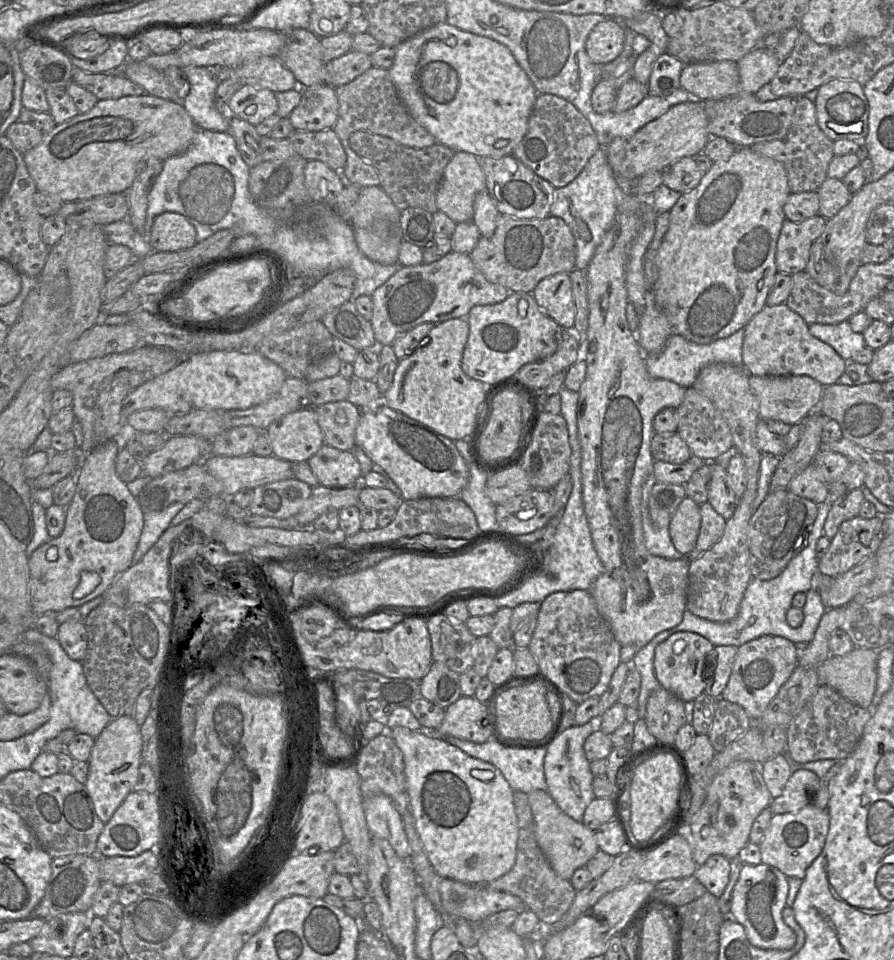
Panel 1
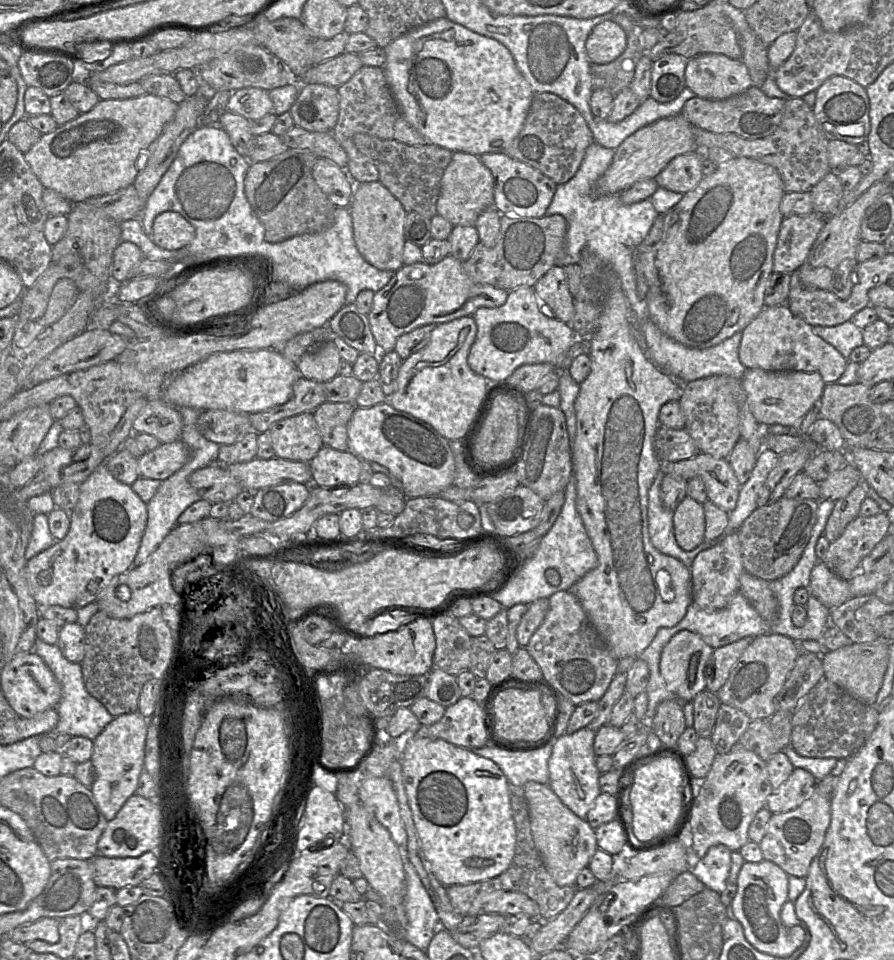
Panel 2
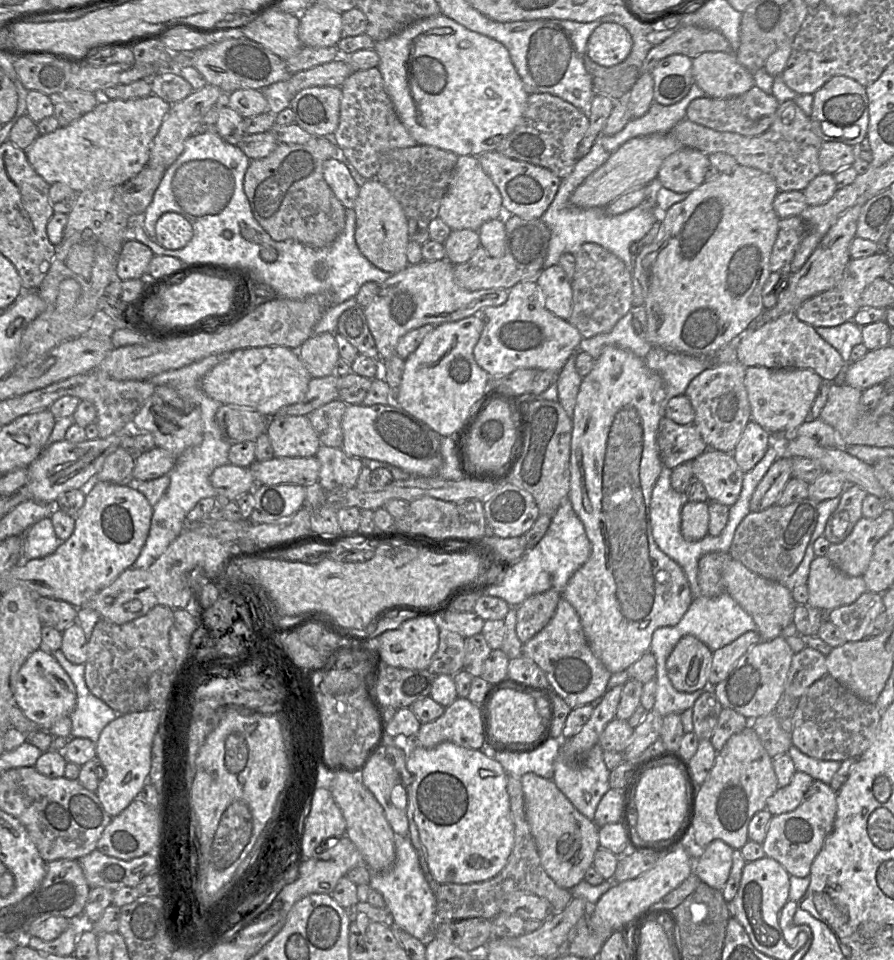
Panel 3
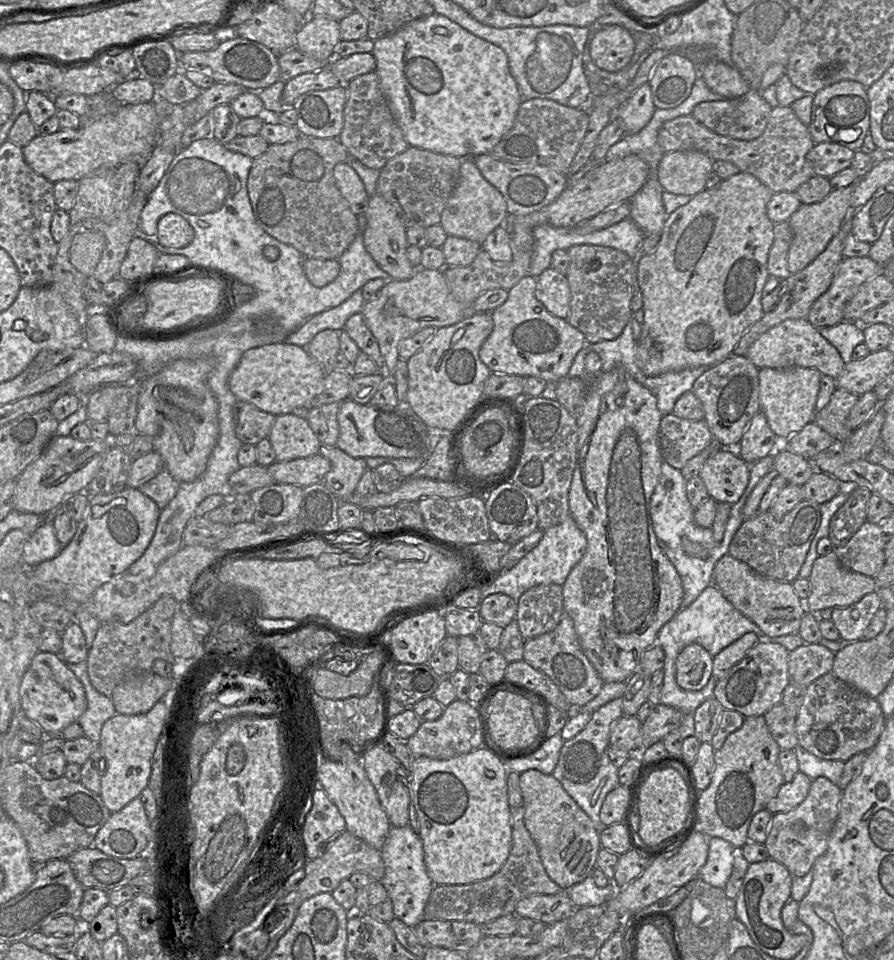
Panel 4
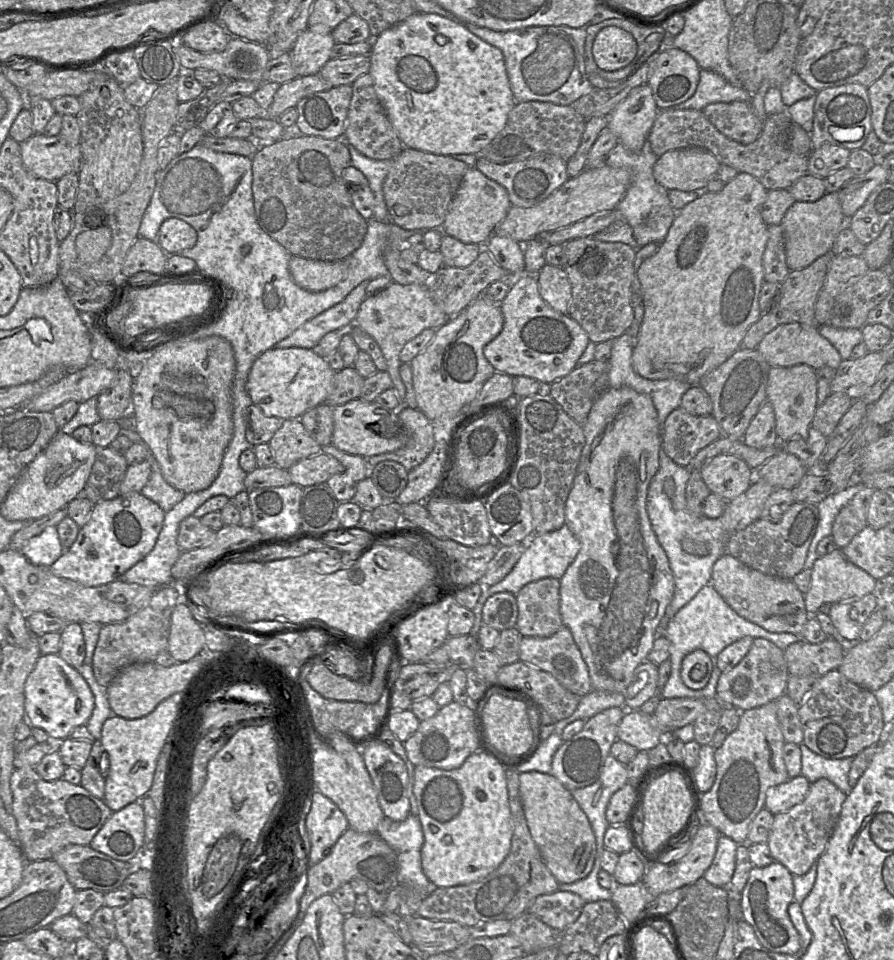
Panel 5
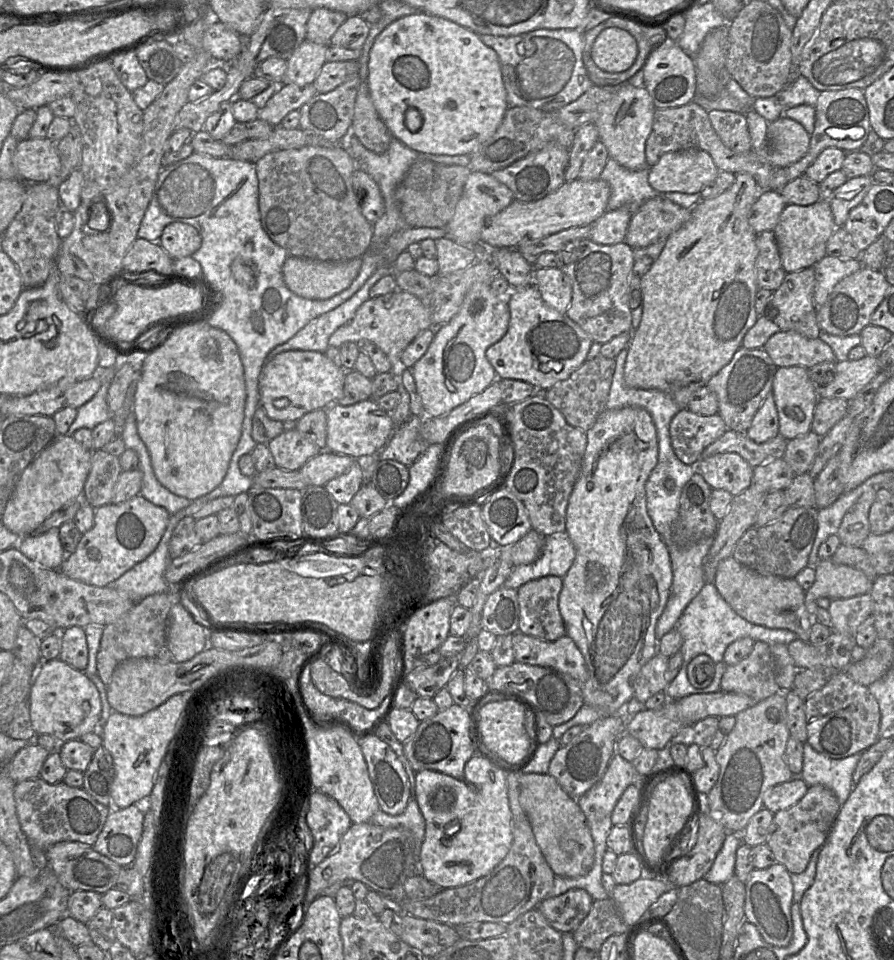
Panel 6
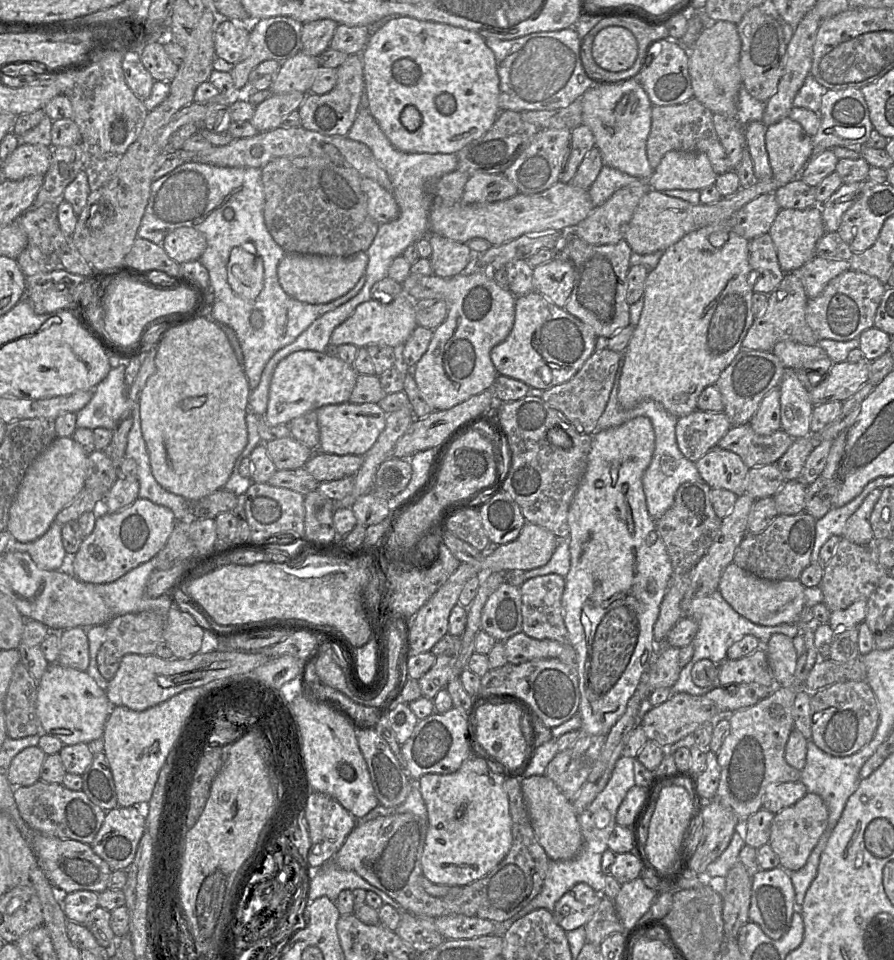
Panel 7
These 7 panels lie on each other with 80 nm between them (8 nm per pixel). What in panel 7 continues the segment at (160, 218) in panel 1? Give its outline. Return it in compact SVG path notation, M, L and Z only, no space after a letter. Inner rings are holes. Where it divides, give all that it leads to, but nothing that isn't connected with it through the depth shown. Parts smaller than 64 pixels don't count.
M180 227L173 230L162 243L168 257L178 264L199 260L206 245L205 236L192 227Z

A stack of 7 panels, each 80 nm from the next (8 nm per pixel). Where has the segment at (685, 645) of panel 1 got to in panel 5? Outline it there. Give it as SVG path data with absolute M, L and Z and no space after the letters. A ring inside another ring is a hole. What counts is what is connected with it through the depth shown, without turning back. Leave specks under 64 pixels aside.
M703 650L688 653L681 662L680 677L692 690L701 690L709 682L714 660Z

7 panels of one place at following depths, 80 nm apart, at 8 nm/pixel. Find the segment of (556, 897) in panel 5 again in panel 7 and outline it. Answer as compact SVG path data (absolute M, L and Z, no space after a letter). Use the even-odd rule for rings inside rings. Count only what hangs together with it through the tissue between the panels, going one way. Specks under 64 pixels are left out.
M578 883L556 902L552 911L554 920L565 932L584 927L595 913L601 897L589 885Z

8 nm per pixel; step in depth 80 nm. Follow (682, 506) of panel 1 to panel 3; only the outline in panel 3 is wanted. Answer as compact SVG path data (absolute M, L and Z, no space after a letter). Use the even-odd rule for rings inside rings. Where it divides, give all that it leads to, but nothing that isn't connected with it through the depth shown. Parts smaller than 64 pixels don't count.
M687 501L681 510L681 534L688 542L699 541L708 534L708 502Z

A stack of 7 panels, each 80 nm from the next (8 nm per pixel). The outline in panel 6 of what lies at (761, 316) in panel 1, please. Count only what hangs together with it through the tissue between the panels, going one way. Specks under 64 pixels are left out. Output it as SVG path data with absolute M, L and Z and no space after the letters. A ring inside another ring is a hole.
M794 331L773 334L765 343L763 349L777 367L802 366L808 369L822 362L838 362L831 347L819 337L809 339Z

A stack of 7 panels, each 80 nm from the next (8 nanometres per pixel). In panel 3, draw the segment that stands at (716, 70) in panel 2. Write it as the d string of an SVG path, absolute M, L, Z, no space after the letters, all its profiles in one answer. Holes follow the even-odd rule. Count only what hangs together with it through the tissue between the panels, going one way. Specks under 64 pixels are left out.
M705 52L692 59L693 83L710 98L730 98L749 91L753 74L736 59L735 53Z

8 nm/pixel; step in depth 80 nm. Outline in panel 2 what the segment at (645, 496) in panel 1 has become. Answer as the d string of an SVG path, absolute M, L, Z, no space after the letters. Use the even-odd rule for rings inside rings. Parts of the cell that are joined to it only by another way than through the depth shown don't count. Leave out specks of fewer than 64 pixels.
M660 470L648 492L648 531L652 544L661 553L681 561L689 569L693 560L703 550L709 549L717 541L703 541L692 551L679 547L674 535L674 511L663 506L660 497L661 482L665 474Z

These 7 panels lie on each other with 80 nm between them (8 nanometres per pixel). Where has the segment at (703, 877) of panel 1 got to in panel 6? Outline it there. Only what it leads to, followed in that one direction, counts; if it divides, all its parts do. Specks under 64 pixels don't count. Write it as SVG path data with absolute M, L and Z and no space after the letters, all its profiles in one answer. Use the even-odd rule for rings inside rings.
M727 833L710 870L704 879L710 883L723 885L735 874L736 852L742 843L738 833Z

